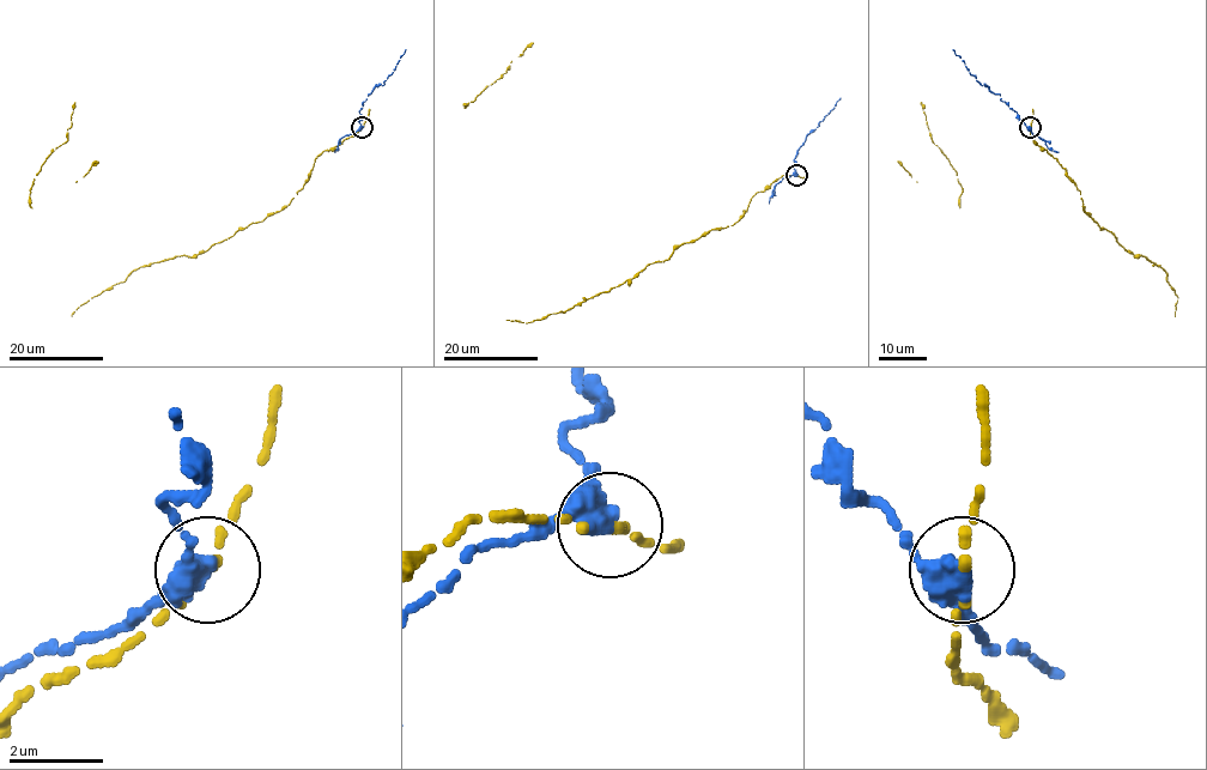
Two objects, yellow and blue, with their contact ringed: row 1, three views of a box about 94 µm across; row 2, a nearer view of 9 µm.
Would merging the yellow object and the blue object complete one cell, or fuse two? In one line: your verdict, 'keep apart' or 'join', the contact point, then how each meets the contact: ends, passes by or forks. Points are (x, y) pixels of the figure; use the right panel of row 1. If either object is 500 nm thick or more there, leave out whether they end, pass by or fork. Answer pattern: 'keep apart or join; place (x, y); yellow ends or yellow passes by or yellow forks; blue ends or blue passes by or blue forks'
keep apart; place (1030, 127); yellow ends; blue passes by

